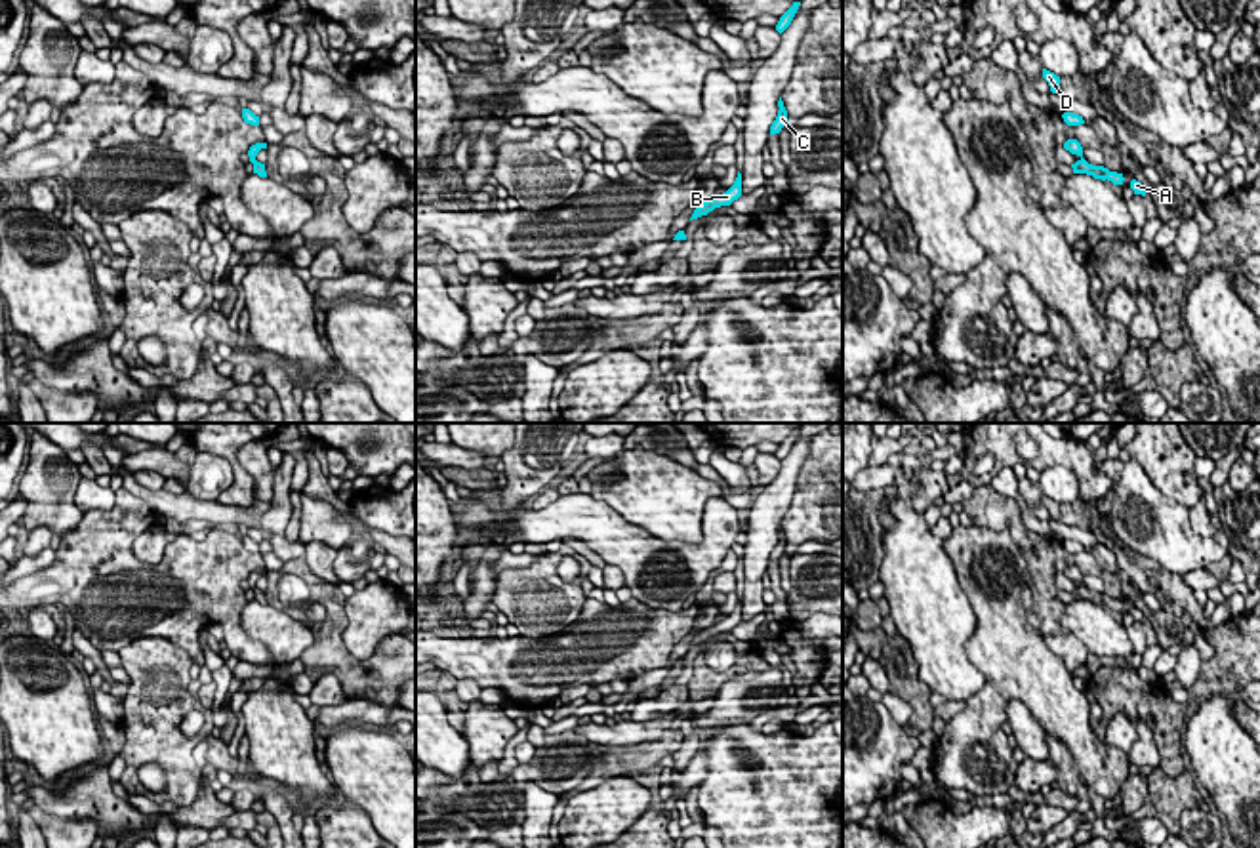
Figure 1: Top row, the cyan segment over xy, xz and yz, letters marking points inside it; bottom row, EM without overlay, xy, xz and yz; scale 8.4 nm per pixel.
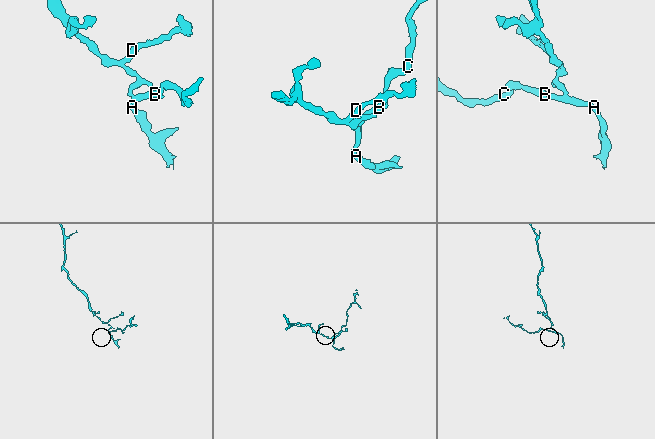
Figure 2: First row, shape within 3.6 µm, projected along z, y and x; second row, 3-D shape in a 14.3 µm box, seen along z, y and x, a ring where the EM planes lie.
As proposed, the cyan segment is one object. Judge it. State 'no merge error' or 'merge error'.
merge error

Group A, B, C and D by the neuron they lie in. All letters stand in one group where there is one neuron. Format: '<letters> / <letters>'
A B C / D

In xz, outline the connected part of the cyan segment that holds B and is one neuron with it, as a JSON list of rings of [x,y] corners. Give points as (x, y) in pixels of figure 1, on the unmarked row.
[[[738,598],[738,604],[736,604],[734,612],[732,612],[726,619],[722,619],[722,621],[711,625],[711,627],[707,627],[707,629],[701,629],[701,633],[694,636],[690,648],[692,648],[692,646],[698,646],[698,644],[701,644],[701,642],[707,642],[707,640],[713,638],[715,635],[730,633],[730,631],[732,631],[734,627],[738,627],[740,623],[742,623],[742,600]]]

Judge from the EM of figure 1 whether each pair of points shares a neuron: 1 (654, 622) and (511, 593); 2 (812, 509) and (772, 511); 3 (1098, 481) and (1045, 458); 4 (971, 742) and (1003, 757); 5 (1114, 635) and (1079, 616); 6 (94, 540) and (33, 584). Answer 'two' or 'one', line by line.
1: two
2: two
3: one
4: one
5: one
6: one

